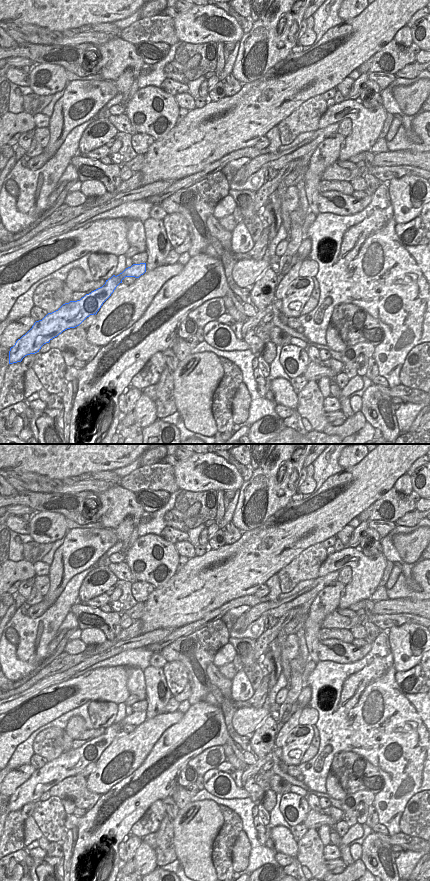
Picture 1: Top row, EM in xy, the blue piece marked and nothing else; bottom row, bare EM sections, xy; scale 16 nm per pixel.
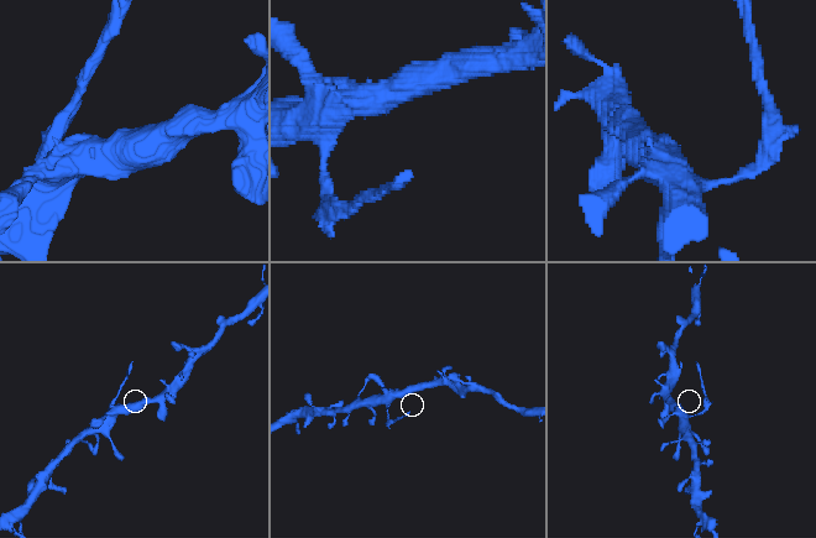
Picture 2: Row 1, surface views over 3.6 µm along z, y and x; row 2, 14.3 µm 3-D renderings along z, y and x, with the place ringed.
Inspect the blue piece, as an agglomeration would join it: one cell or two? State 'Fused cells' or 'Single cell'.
Fused cells

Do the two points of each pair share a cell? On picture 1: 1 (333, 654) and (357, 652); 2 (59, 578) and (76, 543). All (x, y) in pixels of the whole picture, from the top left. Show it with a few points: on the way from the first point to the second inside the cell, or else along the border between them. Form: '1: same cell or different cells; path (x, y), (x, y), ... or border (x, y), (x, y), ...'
1: same cell; path (339, 656), (351, 653)
2: same cell; path (64, 569), (72, 552)

